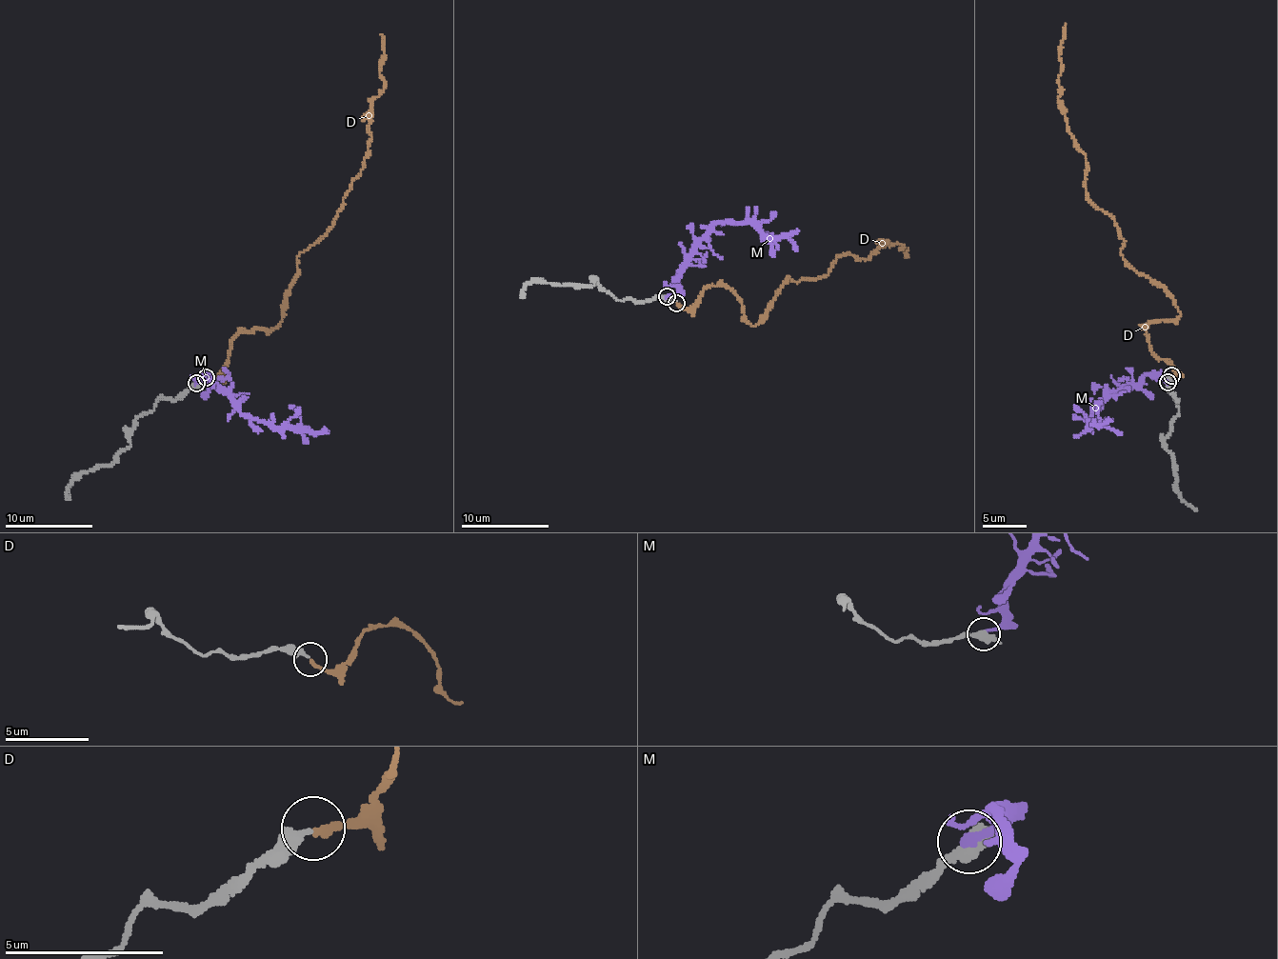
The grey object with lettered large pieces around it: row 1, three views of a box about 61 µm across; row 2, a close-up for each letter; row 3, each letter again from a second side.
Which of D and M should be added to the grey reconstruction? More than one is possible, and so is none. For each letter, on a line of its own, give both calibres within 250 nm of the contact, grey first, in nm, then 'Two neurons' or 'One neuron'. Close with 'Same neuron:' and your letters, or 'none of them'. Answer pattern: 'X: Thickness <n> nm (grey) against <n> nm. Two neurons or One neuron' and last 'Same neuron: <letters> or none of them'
D: Thickness 340 nm (grey) against 200 nm. One neuron
M: Thickness 550 nm (grey) against 280 nm. Two neurons
Same neuron: D

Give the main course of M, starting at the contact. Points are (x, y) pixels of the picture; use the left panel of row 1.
M: (196, 383), (203, 374), (238, 409), (281, 426), (329, 430)

